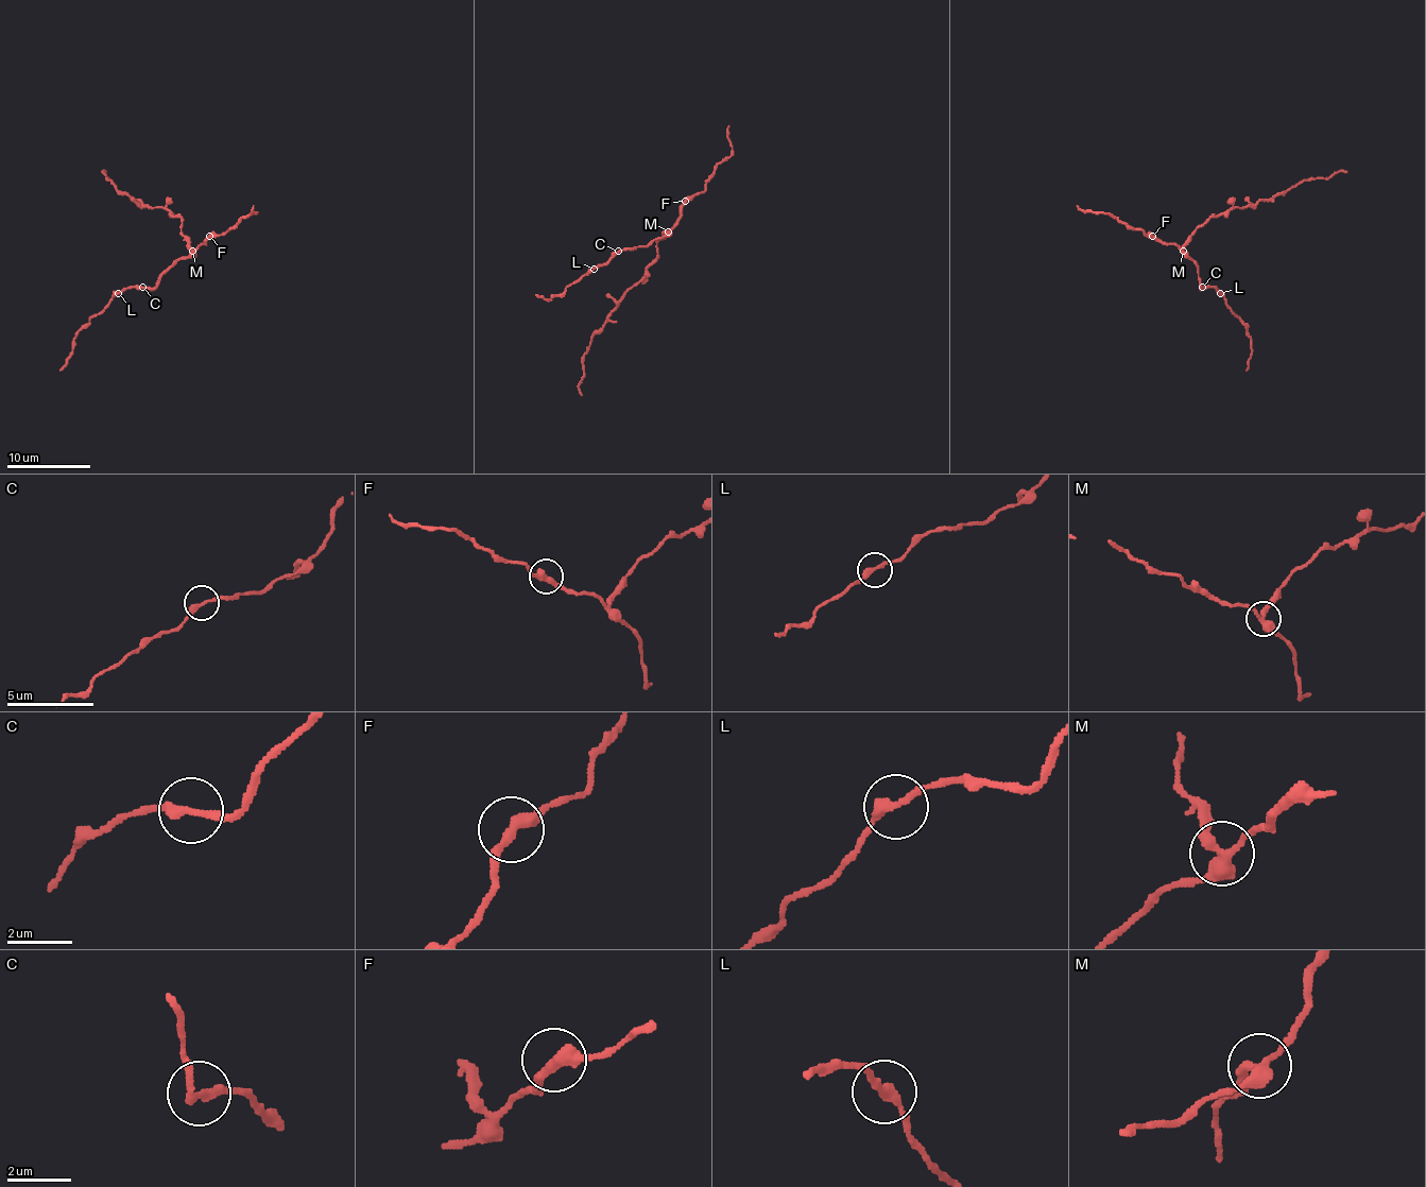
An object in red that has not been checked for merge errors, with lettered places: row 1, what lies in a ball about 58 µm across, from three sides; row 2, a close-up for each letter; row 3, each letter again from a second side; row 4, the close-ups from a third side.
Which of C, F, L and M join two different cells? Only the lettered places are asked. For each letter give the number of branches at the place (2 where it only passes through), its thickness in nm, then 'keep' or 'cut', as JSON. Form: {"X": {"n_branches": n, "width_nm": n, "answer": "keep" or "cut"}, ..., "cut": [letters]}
{"C": {"n_branches": 2, "width_nm": 240, "answer": "keep"}, "F": {"n_branches": 2, "width_nm": 360, "answer": "keep"}, "L": {"n_branches": 2, "width_nm": 280, "answer": "keep"}, "M": {"n_branches": 3, "width_nm": 340, "answer": "cut"}, "cut": ["M"]}

